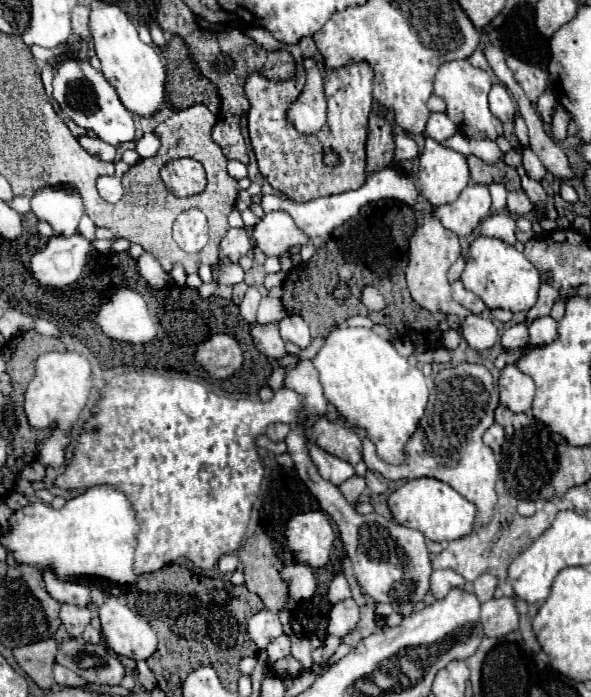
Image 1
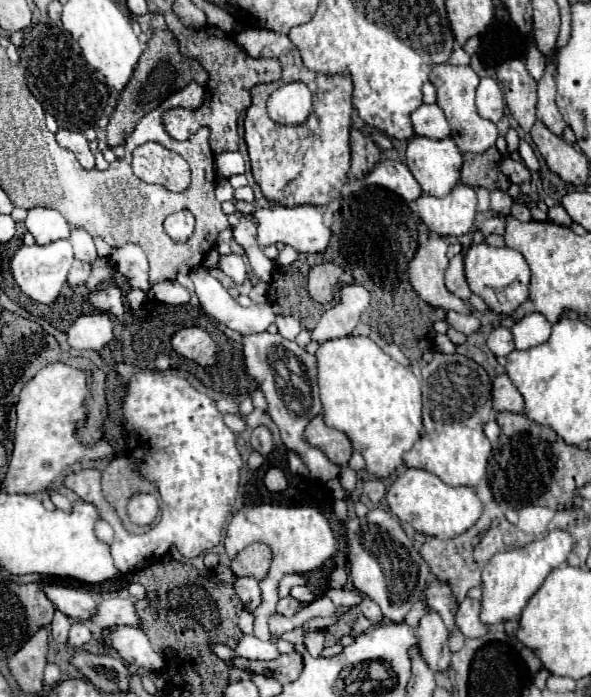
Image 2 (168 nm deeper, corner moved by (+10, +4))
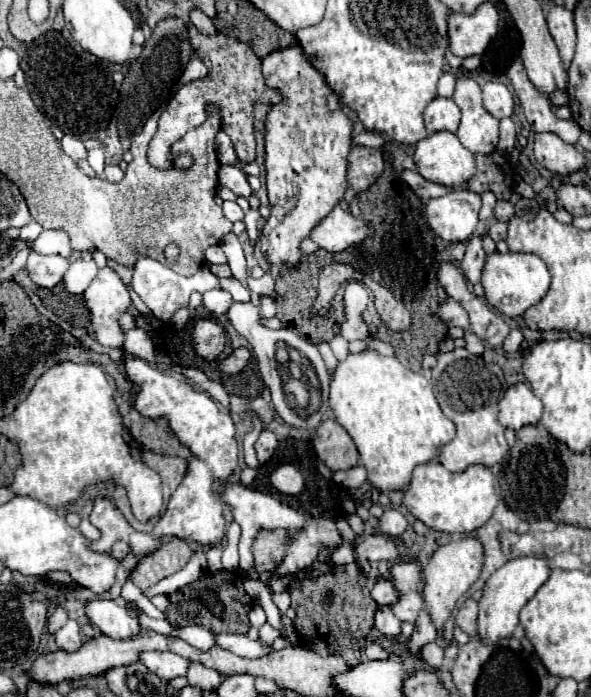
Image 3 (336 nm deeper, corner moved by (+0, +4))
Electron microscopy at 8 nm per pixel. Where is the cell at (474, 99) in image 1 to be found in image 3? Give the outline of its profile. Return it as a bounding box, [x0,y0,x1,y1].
[452,77,498,155]

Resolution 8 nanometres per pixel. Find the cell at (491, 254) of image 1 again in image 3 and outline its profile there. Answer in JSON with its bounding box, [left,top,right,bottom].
[482,253,550,317]

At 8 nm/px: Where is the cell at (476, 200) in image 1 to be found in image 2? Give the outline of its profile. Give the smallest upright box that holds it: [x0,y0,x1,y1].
[418,183,476,237]

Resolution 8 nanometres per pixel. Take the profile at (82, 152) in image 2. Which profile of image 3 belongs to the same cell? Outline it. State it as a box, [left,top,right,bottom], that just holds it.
[60,135,96,177]

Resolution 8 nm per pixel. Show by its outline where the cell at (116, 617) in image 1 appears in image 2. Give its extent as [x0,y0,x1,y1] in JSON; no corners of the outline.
[104,625,164,671]

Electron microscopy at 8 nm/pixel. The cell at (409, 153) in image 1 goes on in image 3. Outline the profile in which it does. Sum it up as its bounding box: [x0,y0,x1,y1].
[352,131,384,149]

